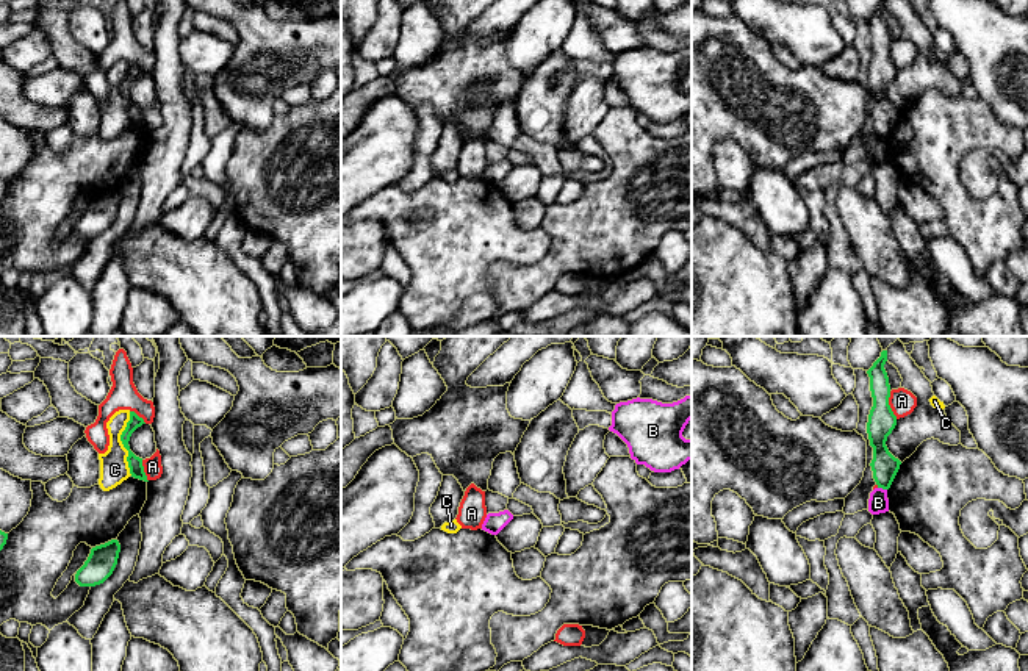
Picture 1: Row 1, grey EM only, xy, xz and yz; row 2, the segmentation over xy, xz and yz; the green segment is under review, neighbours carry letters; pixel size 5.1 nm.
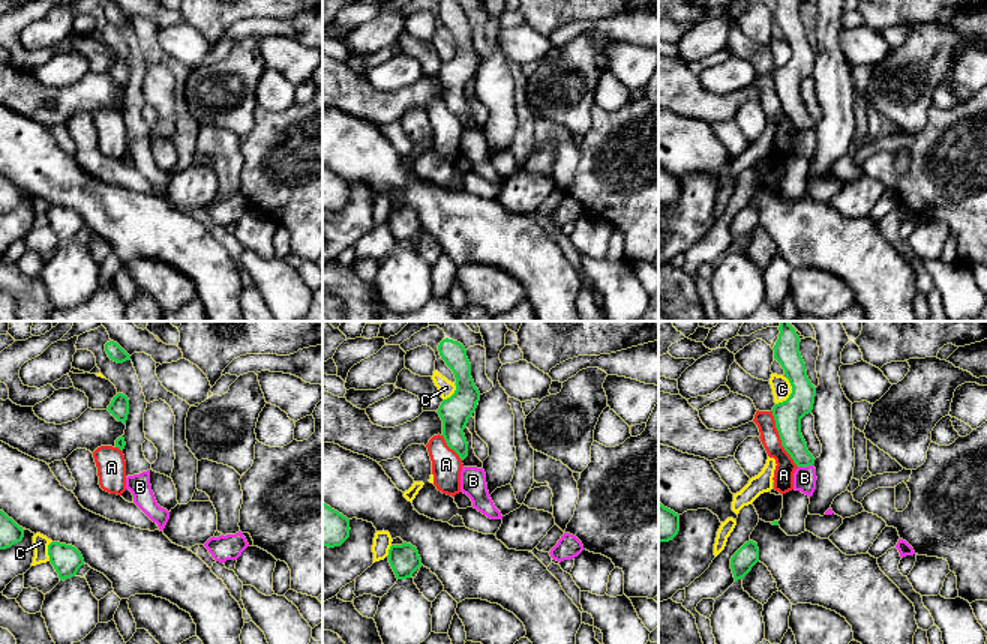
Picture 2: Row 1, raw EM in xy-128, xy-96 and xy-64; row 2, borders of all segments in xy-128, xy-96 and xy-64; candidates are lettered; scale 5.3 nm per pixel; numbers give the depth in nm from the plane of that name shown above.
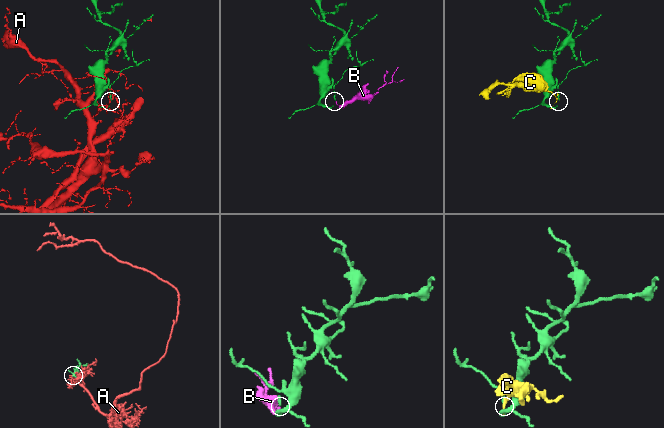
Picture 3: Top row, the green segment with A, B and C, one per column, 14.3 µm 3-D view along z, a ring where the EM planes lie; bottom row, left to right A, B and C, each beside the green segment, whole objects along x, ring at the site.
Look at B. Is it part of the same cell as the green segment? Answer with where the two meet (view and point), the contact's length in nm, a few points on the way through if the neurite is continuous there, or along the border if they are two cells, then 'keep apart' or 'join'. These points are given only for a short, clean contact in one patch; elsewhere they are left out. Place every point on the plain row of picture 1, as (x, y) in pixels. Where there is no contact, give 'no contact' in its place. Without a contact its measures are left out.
contact yz (883, 138); length 50 nm; border yz (878, 136), (886, 139); keep apart

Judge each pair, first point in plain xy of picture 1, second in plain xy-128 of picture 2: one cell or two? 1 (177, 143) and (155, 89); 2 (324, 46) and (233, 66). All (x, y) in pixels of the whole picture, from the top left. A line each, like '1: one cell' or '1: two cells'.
1: one cell
2: one cell

